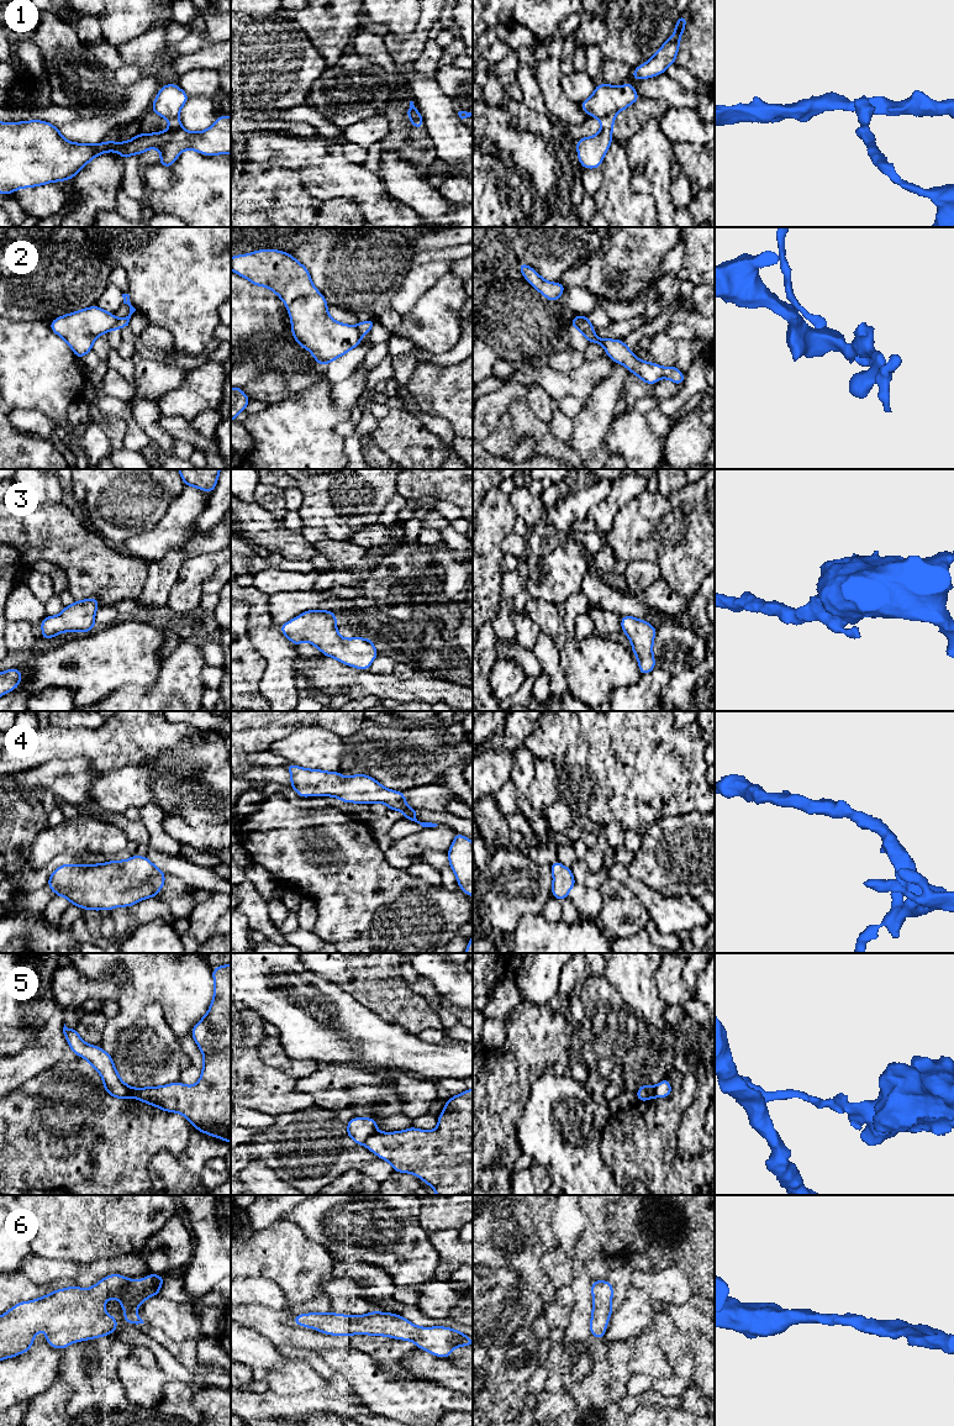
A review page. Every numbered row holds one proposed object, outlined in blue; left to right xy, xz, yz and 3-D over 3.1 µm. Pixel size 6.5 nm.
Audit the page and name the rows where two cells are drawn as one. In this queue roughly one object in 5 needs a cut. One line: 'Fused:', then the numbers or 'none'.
Fused: 1, 2, 5

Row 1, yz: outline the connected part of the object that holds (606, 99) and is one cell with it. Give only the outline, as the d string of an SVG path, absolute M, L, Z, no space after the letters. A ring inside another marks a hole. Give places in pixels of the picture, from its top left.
M602 83L596 85L592 95L583 101L580 107L591 117L601 119L624 111L631 104L641 100L632 84L612 86Z

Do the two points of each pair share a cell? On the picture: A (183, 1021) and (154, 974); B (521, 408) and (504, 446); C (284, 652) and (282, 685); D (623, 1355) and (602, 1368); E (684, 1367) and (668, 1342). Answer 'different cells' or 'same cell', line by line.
A: same cell
B: different cells
C: same cell
D: same cell
E: same cell

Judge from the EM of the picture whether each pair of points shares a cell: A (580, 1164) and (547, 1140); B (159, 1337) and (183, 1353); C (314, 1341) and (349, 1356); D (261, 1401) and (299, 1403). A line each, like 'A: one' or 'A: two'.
A: one
B: one
C: two
D: one

